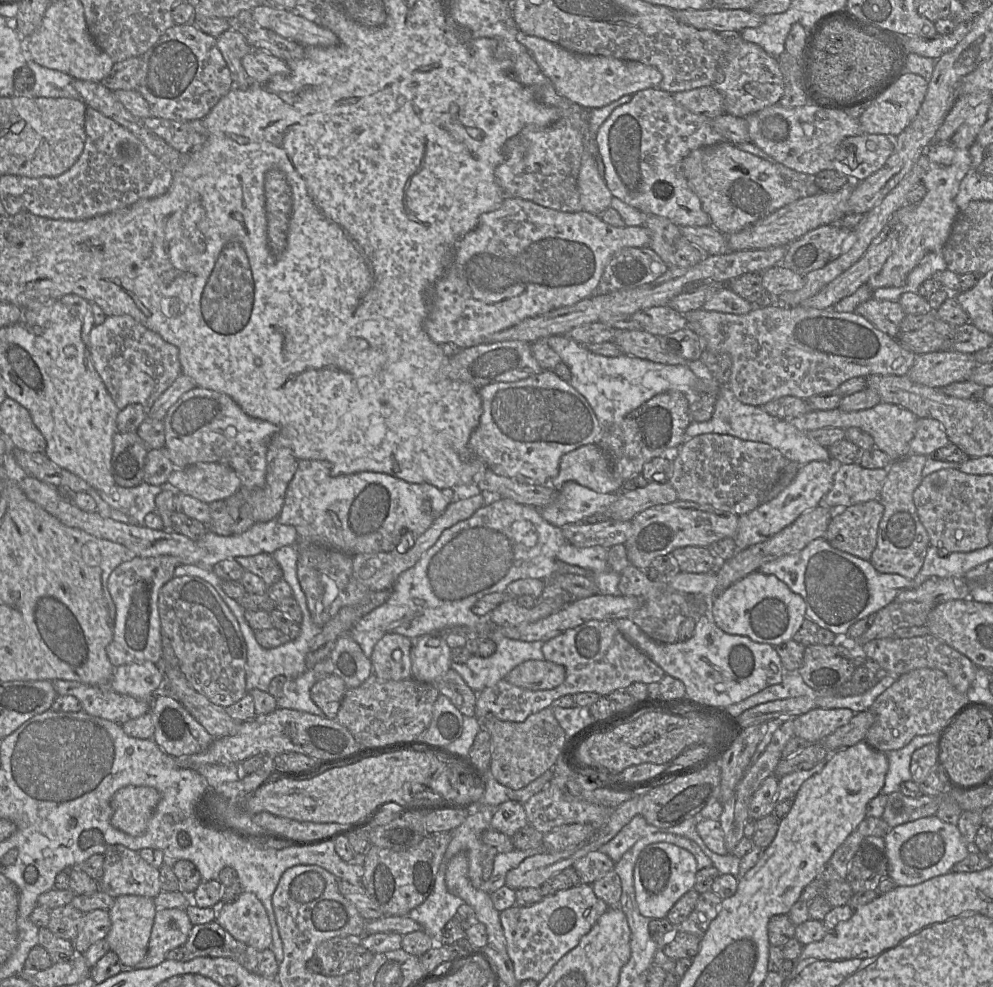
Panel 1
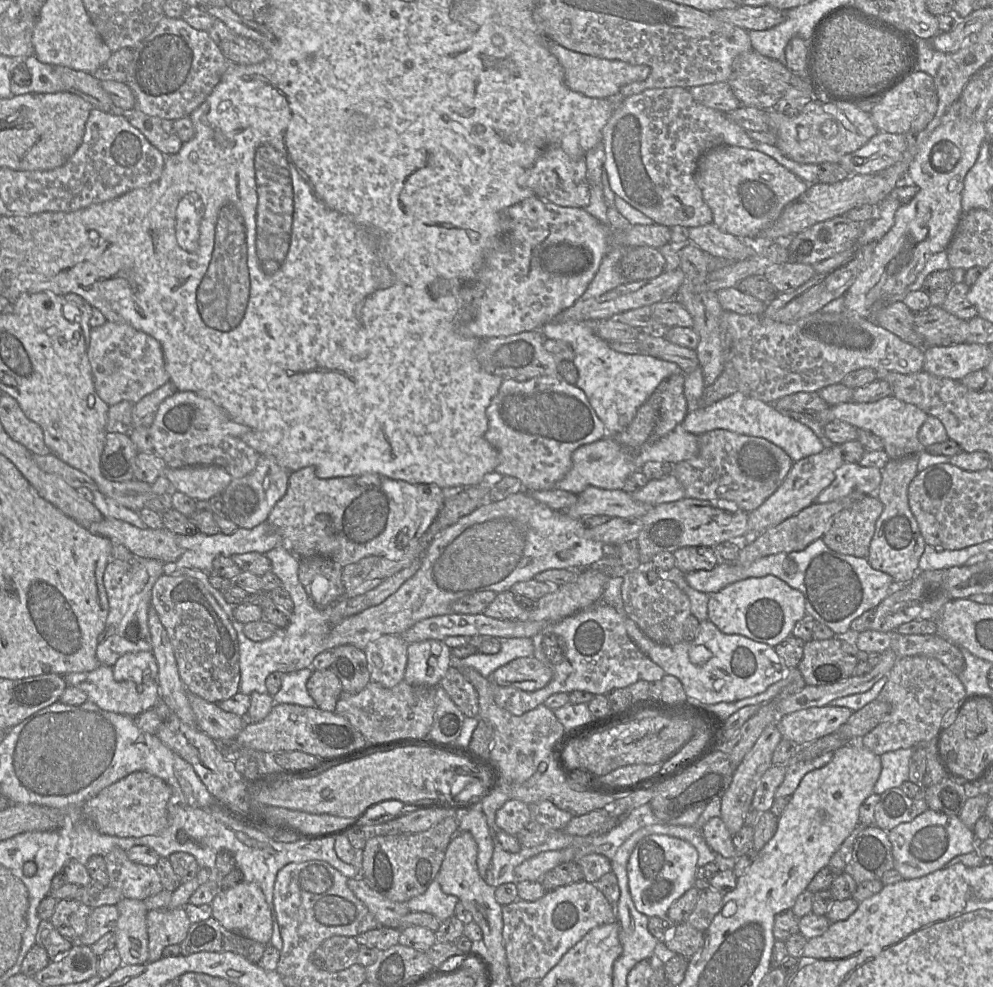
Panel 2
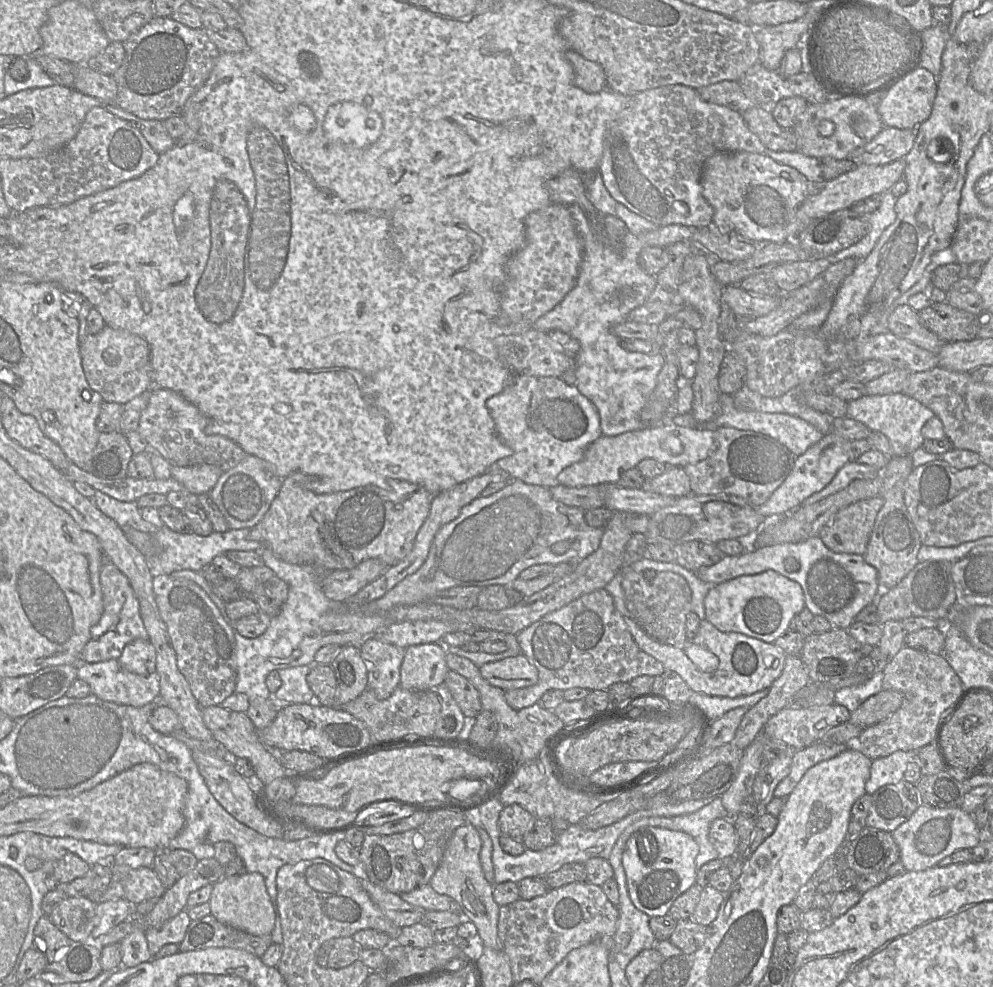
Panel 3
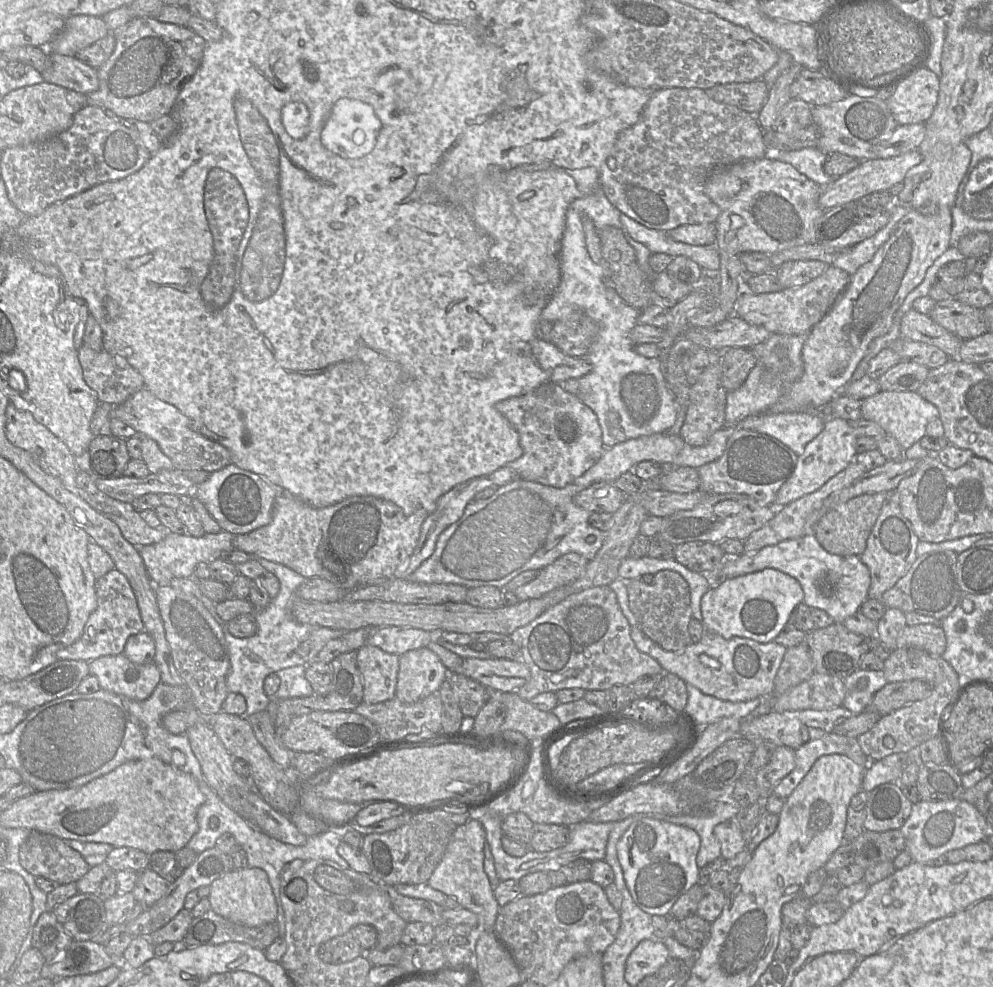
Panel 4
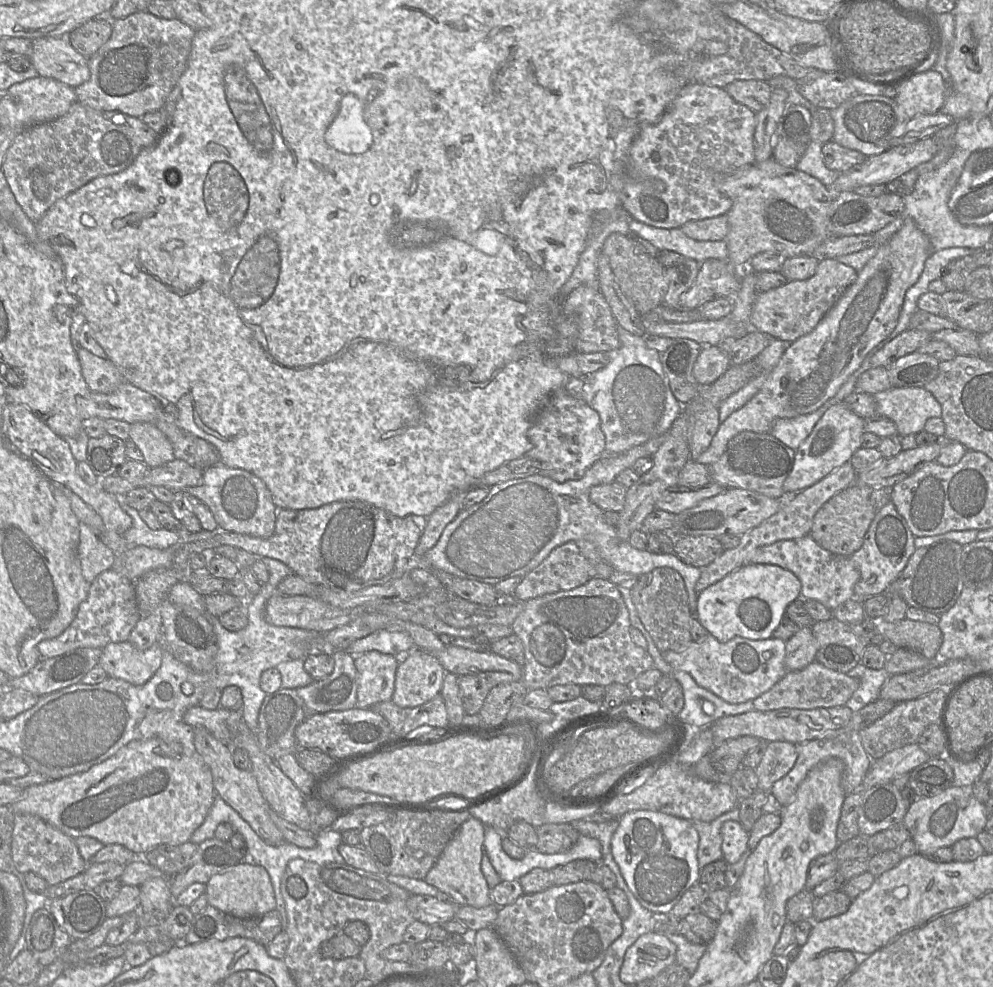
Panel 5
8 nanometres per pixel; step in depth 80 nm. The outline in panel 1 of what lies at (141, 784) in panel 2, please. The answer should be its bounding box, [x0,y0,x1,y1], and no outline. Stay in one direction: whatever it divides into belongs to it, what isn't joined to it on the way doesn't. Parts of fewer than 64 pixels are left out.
[111,785,160,836]

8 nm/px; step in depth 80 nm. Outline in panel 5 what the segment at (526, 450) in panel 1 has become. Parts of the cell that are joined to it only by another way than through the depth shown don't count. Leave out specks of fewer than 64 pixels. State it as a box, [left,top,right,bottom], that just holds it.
[524,389,605,482]

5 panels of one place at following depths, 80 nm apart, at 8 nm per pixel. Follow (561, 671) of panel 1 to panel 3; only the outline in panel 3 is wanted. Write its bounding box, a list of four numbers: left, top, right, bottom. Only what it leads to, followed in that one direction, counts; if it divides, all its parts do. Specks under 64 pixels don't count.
[479,655,538,692]

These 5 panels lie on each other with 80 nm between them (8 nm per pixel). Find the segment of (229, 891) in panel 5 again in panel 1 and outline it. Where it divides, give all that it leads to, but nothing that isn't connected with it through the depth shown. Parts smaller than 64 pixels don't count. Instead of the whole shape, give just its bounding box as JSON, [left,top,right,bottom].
[215,892,272,951]

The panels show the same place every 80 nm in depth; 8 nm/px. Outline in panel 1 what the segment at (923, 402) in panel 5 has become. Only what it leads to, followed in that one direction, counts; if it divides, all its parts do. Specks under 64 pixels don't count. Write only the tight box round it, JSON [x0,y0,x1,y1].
[784,402,918,462]

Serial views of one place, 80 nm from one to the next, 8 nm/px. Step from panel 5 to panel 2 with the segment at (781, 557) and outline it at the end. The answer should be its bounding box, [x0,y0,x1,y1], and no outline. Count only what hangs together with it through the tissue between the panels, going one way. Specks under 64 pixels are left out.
[685,538,895,636]

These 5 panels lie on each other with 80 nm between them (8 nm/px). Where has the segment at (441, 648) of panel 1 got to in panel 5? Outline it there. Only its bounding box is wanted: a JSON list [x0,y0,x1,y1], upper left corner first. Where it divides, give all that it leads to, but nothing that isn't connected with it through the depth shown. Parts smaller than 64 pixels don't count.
[391,648,445,708]

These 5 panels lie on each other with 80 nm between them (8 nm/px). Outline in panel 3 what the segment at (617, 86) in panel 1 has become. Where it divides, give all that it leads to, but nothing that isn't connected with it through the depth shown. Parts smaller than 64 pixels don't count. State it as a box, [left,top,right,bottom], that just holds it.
[566,49,607,94]

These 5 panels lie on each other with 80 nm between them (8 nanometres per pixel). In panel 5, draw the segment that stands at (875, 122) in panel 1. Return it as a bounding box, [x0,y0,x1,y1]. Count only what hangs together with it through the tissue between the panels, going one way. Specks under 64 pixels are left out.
[894,68,949,119]

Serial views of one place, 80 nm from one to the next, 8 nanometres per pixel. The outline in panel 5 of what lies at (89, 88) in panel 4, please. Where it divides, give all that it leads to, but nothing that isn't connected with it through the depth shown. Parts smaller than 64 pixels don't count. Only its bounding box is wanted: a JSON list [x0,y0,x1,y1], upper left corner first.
[28,36,89,88]

